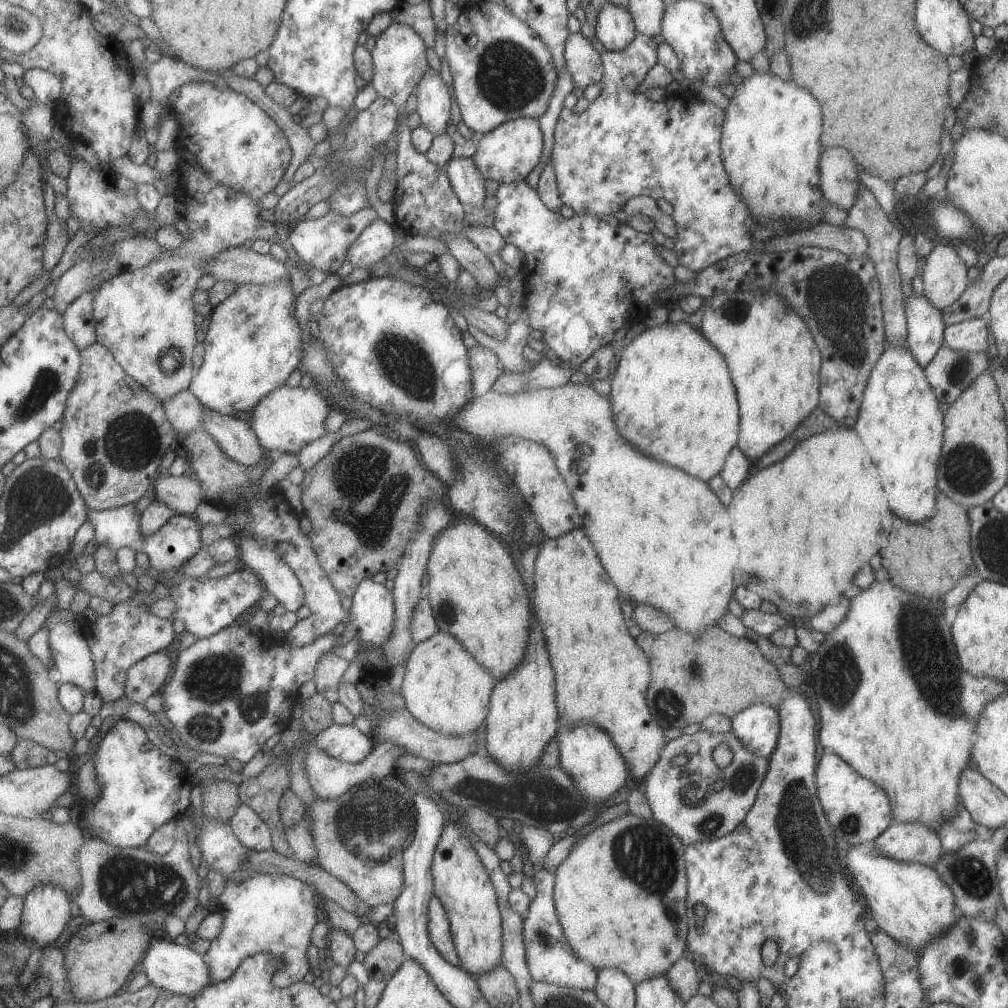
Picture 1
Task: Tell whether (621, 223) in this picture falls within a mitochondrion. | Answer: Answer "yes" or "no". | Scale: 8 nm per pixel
no

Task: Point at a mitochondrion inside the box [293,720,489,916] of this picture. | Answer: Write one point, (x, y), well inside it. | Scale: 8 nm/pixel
(373, 824)

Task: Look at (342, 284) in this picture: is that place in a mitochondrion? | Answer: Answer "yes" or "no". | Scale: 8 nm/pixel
no

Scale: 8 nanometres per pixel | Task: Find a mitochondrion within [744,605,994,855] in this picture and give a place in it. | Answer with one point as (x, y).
(928, 655)

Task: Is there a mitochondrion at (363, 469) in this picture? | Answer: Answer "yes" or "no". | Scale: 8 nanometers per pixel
yes

